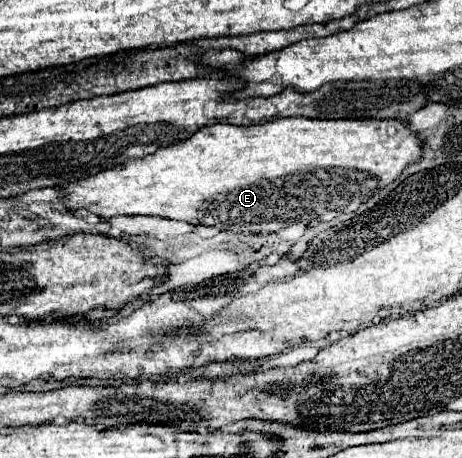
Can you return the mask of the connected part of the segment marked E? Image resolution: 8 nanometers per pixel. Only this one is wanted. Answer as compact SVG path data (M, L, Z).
M276 118L252 126L214 124L142 160L136 158L78 182L66 182L60 190L66 210L86 208L102 220L114 216L160 216L254 234L256 230L282 230L296 222L330 222L340 214L356 212L374 190L394 182L408 164L420 160L420 154L418 134L410 132L402 120Z

